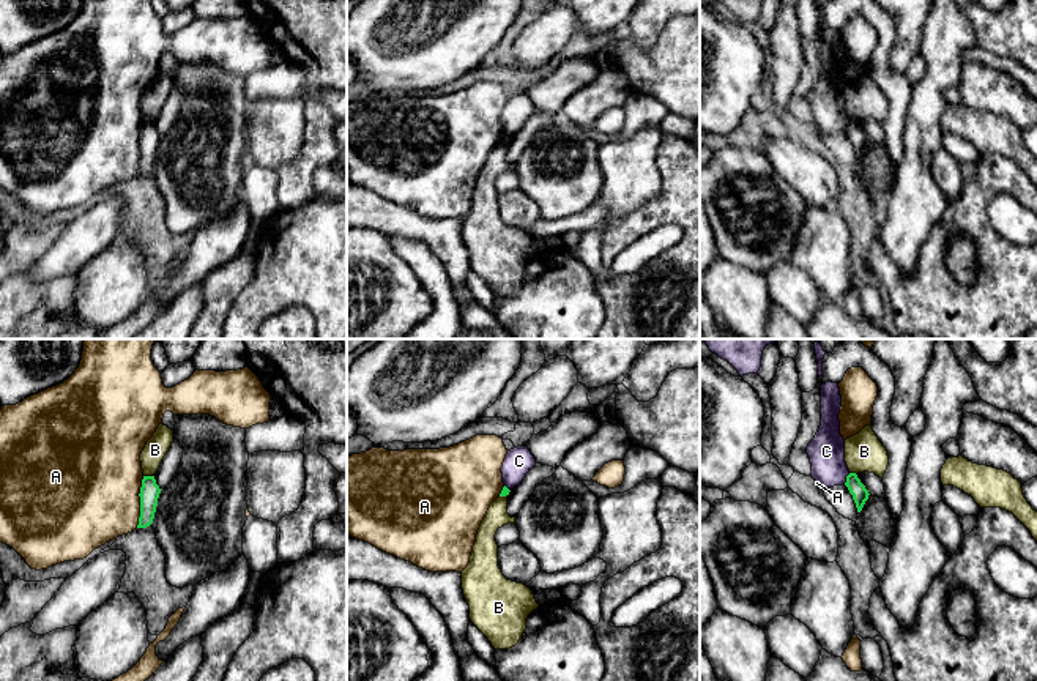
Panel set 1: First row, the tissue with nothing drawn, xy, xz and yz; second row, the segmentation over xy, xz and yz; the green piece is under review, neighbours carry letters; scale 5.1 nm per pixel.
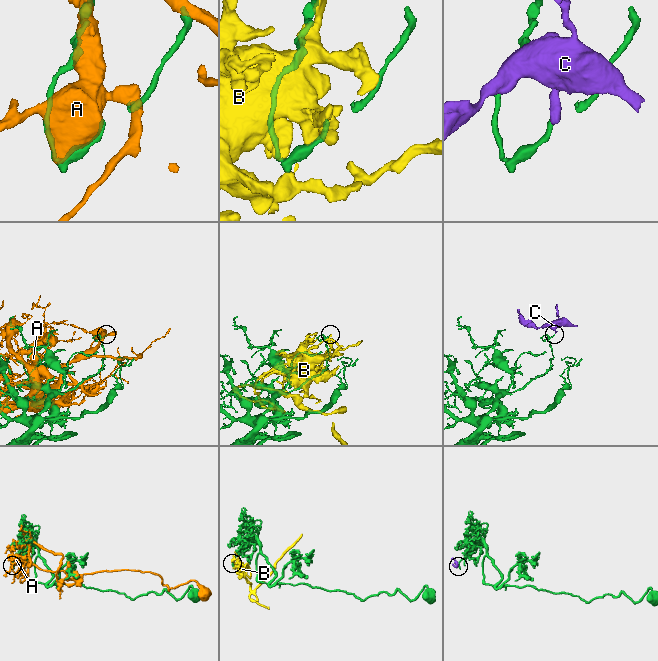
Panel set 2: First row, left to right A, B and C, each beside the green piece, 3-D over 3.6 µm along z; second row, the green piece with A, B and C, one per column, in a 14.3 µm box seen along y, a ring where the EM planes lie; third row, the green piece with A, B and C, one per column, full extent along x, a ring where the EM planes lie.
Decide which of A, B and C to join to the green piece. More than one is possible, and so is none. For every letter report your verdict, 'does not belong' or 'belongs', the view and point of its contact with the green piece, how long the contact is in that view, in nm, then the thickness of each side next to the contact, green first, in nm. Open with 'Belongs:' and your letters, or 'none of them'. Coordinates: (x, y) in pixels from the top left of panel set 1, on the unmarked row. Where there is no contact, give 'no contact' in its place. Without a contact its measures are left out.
Belongs: none of them
A: does not belong; contact xy (141, 148); length 260 nm; calibres 100 and 480 nm
B: does not belong; contact xy (148, 123); length 60 nm; calibres 100 and 120 nm
C: does not belong; contact yz (847, 126); length 70 nm; calibres 80 and 190 nm

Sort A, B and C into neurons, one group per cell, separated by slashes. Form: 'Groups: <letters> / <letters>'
Groups: A / B / C

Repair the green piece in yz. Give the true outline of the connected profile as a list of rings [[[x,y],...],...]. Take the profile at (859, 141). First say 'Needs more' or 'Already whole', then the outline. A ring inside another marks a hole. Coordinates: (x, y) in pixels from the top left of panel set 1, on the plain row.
Already whole. [[[849,120],[846,123],[845,132],[848,134],[849,140],[853,142],[853,147],[856,150],[857,159],[862,158],[865,148],[868,147],[868,137],[865,132],[860,129],[856,120]]]

